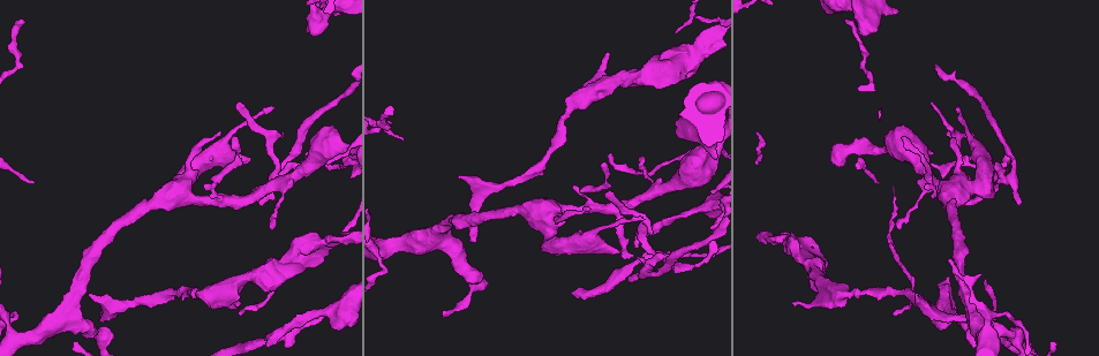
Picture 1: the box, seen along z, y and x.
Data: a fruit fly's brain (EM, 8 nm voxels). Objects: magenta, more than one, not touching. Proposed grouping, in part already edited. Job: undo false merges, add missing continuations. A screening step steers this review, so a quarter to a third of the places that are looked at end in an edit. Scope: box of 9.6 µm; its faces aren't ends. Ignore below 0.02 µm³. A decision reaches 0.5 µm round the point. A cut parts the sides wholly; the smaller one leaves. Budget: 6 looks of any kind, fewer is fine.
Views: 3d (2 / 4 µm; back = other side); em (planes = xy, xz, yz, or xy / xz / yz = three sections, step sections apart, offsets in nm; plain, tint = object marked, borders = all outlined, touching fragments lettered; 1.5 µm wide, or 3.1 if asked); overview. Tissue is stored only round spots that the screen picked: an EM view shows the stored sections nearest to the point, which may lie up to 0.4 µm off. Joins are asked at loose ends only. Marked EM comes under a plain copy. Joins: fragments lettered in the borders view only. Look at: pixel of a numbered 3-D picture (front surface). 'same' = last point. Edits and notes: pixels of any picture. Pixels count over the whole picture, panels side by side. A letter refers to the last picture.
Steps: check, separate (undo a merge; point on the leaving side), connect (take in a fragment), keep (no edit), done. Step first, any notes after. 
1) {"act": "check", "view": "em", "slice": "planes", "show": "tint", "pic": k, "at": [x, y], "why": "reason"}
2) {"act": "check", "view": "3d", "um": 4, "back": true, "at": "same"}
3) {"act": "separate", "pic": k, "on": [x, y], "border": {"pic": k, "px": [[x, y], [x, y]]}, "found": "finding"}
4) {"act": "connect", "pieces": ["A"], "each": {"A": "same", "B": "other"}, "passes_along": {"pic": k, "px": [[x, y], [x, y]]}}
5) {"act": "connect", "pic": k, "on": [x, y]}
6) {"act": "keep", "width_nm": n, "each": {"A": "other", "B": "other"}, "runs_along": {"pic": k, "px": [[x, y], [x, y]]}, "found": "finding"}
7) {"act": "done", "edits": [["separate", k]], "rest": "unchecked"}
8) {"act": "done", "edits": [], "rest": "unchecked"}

{"act": "check", "view": "3d", "um": 2, "back": true, "pic": 1, "at": [113, 308], "why": "a fork"}

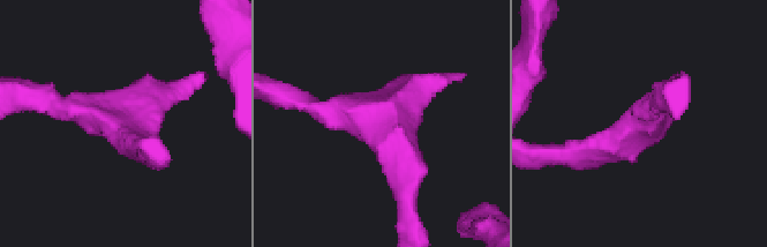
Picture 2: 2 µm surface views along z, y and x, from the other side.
{"act": "check", "view": "em", "slice": "xz", "step": 4, "show": "tint", "pic": 2, "at": [642, 123]}

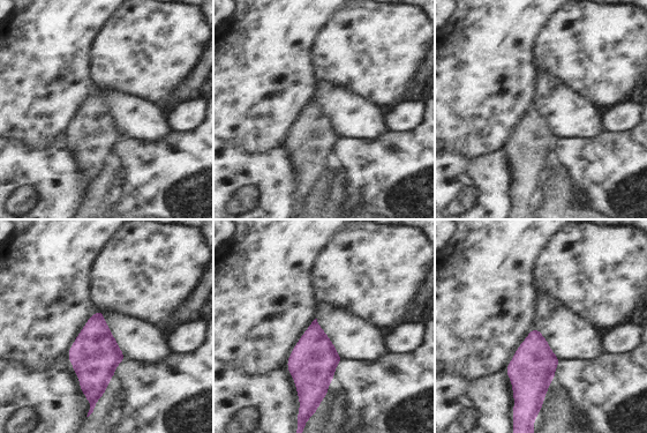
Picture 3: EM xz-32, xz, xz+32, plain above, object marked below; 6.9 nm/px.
{"act": "check", "view": "em", "slice": "planes", "show": "borders", "at": "same", "why": "cut it another way"}

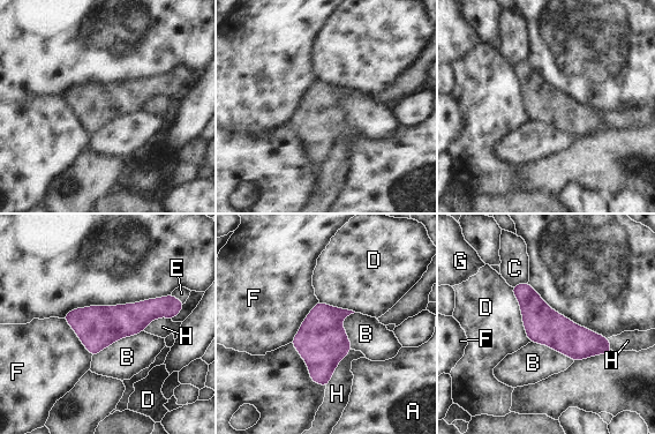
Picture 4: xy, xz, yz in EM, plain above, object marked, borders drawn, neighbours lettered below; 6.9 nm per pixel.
{"act": "keep", "width_nm": 260, "longest_contact_nm": ["D", 420], "each": {"A": "other", "B": "other", "C": "other", "D": "other", "E": "other", "F": "other", "G": "other", "H": "other"}, "found": "one cell here"}

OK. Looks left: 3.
{"act": "check", "view": "3d", "um": 4, "pic": 1, "at": [606, 192], "why": "free end"}

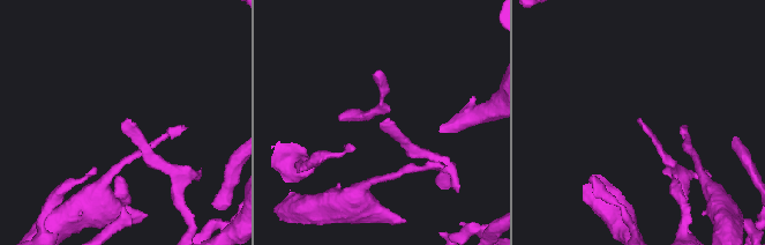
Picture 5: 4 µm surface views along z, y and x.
{"act": "check", "view": "em", "slice": "yz", "step": 8, "show": "borders", "pic": 5, "at": [127, 118], "why": "need the tissue"}

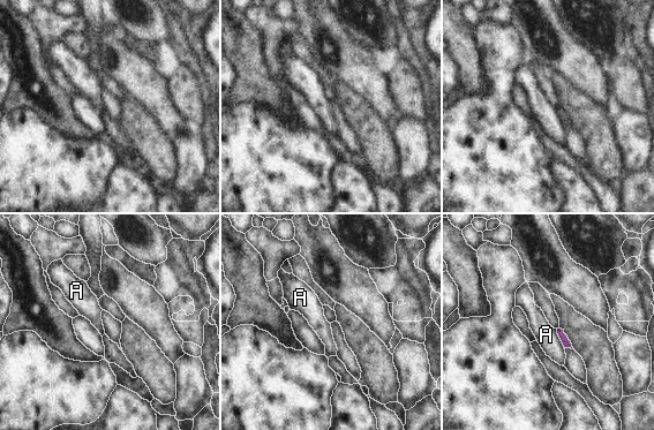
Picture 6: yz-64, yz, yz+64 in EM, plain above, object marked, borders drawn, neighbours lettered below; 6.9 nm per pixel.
{"act": "keep", "each": {"A": "other"}, "border": {"pic": 6, "px": [[556, 329], [558, 340], [564, 347]]}, "found": "none of them fits"}

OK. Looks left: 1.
{"act": "check", "view": "em", "slice": "planes", "show": "borders", "pic": 1, "at": [226, 293], "why": "branch point"}

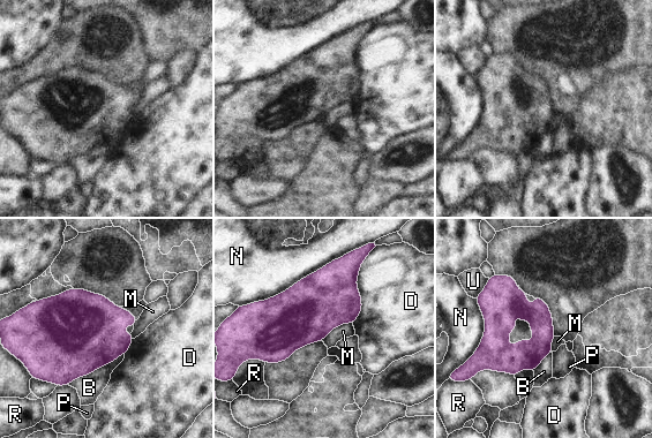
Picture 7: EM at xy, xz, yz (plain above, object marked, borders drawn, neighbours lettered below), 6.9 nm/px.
{"act": "keep", "width_nm": 260, "each": {"B": "other", "D": "other", "M": "other", "N": "other", "P": "other", "R": "other", "U": "other"}, "border": {"pic": 7, "px": [[352, 323], [341, 323], [321, 340]]}, "found": "continuous, no second cell"}

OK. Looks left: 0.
{"act": "done", "edits": [], "rest": "unchecked"}

